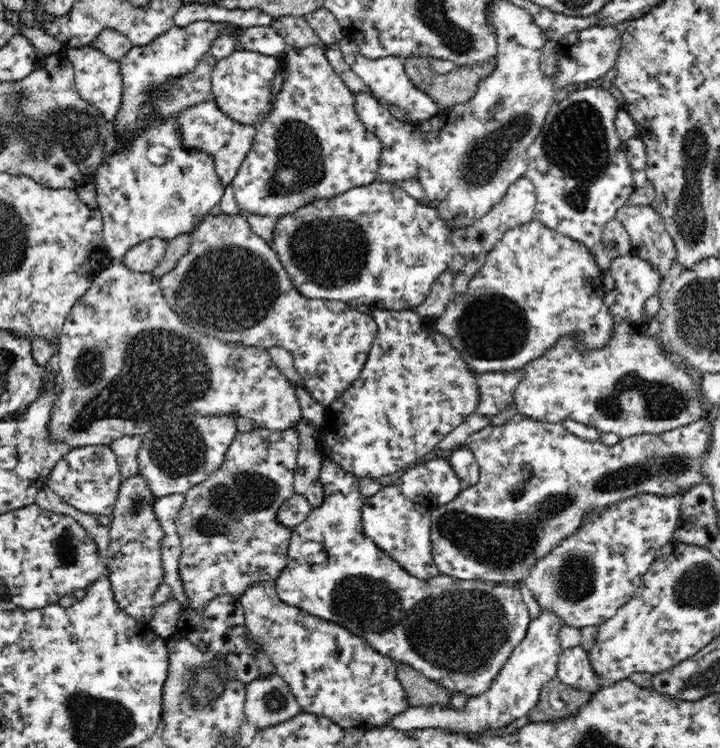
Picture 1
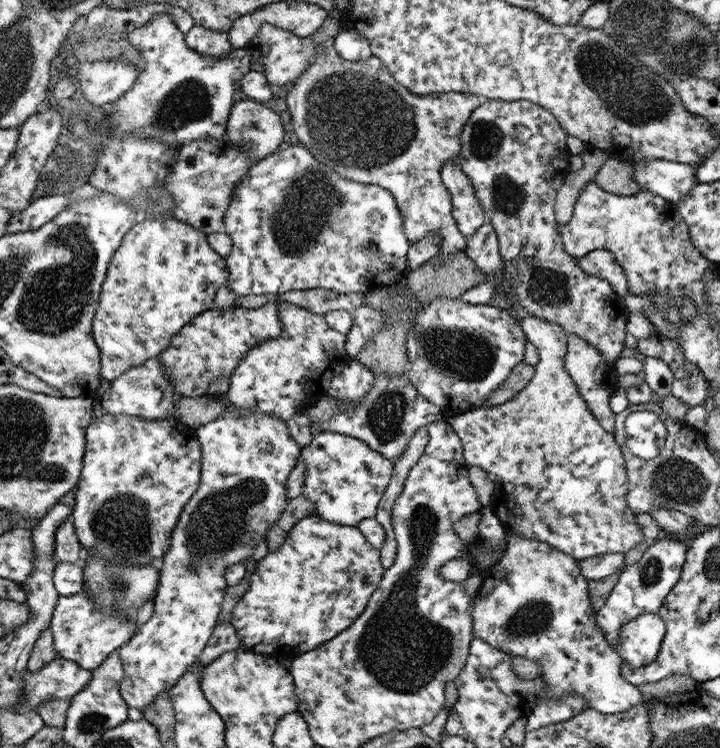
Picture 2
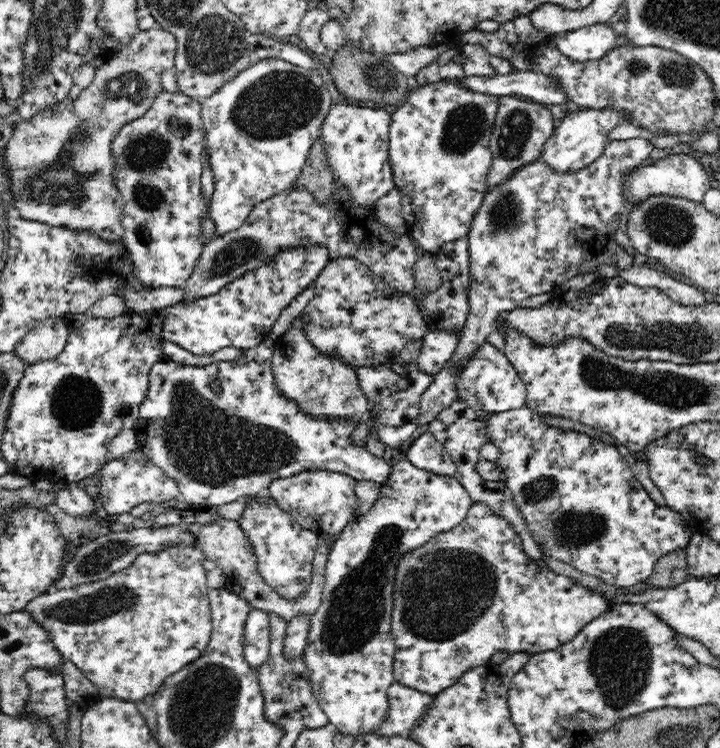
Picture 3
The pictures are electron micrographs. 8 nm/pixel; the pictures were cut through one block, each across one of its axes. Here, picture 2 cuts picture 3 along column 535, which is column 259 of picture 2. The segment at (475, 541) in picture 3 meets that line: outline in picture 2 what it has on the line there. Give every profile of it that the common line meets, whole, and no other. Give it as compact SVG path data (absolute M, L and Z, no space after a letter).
M313 514L297 521L289 531L287 531L283 543L281 543L275 551L269 551L263 558L257 561L255 571L249 576L249 586L247 590L239 597L239 600L235 603L231 611L230 623L234 625L235 632L238 632L239 640L245 650L249 650L251 653L265 654L276 660L287 658L290 661L297 654L307 652L319 646L319 644L331 640L333 636L337 636L339 632L346 629L347 626L363 612L369 600L369 596L371 596L371 593L377 588L383 572L384 568L381 567L381 563L379 563L379 551L375 550L375 548L367 542L367 539L363 536L362 532L359 532L356 526L336 525Z

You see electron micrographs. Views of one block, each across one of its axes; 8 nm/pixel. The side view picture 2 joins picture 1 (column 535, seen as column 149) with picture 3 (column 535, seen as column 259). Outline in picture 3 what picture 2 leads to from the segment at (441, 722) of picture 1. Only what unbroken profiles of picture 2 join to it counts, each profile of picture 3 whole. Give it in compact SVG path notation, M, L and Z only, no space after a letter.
M526 405L492 413L486 436L500 448L501 457L496 465L502 471L502 481L510 489L518 510L526 517L526 526L538 541L543 555L568 563L584 574L602 579L606 584L637 590L654 572L659 558L679 548L686 548L689 543L693 533L688 525L672 508L658 507L652 502L617 447L603 443L594 436L554 428Z

